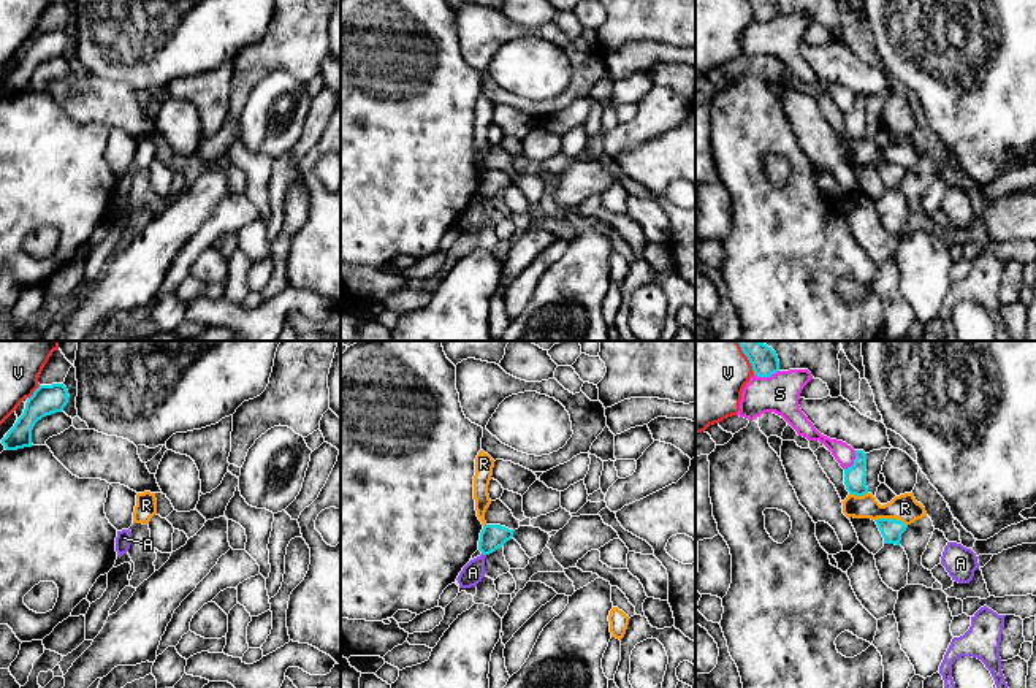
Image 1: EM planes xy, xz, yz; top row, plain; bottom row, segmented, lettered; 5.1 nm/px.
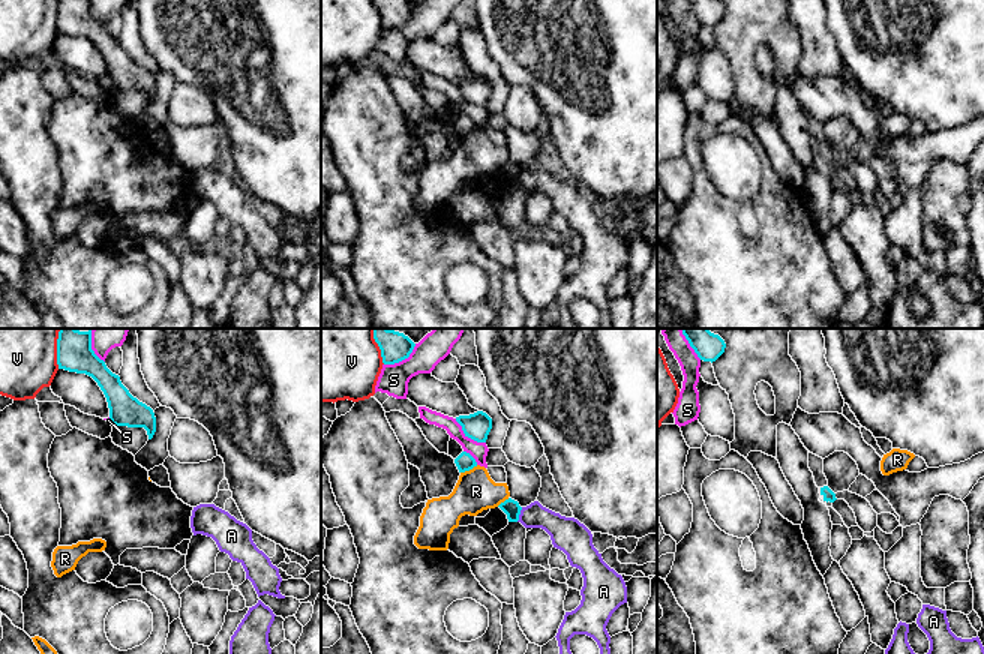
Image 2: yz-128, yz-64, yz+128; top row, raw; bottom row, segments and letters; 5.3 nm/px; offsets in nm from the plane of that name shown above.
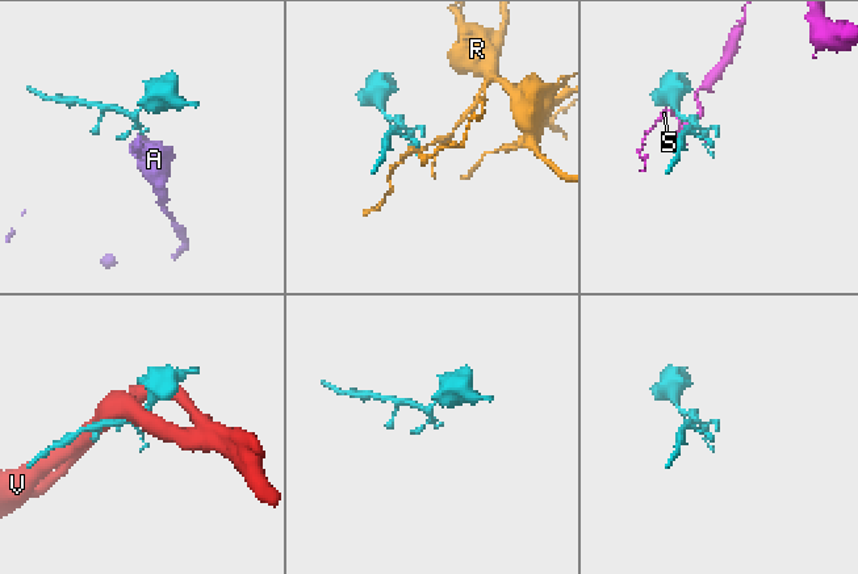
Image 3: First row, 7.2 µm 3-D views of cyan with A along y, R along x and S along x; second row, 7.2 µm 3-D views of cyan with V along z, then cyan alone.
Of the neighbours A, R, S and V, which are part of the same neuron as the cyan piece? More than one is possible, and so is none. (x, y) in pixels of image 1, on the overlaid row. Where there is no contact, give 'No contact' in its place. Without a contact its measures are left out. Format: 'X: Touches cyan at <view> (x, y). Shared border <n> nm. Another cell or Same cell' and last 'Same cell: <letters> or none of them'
A: Touches cyan at xz (483, 554). Shared border 30 nm. Another cell
R: Touches cyan at yz (892, 519). Shared border 170 nm. Another cell
S: Touches cyan at yz (765, 376). Shared border 130 nm. Another cell
V: Touches cyan at xy (34, 392). Shared border 90 nm. Another cell
Same cell: none of them

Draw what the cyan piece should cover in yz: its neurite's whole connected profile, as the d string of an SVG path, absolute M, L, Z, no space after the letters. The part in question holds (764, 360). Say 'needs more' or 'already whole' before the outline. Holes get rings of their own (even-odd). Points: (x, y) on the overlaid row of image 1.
already whole | M738 341L743 354L748 357L754 376L770 377L779 371L776 352L760 341Z

